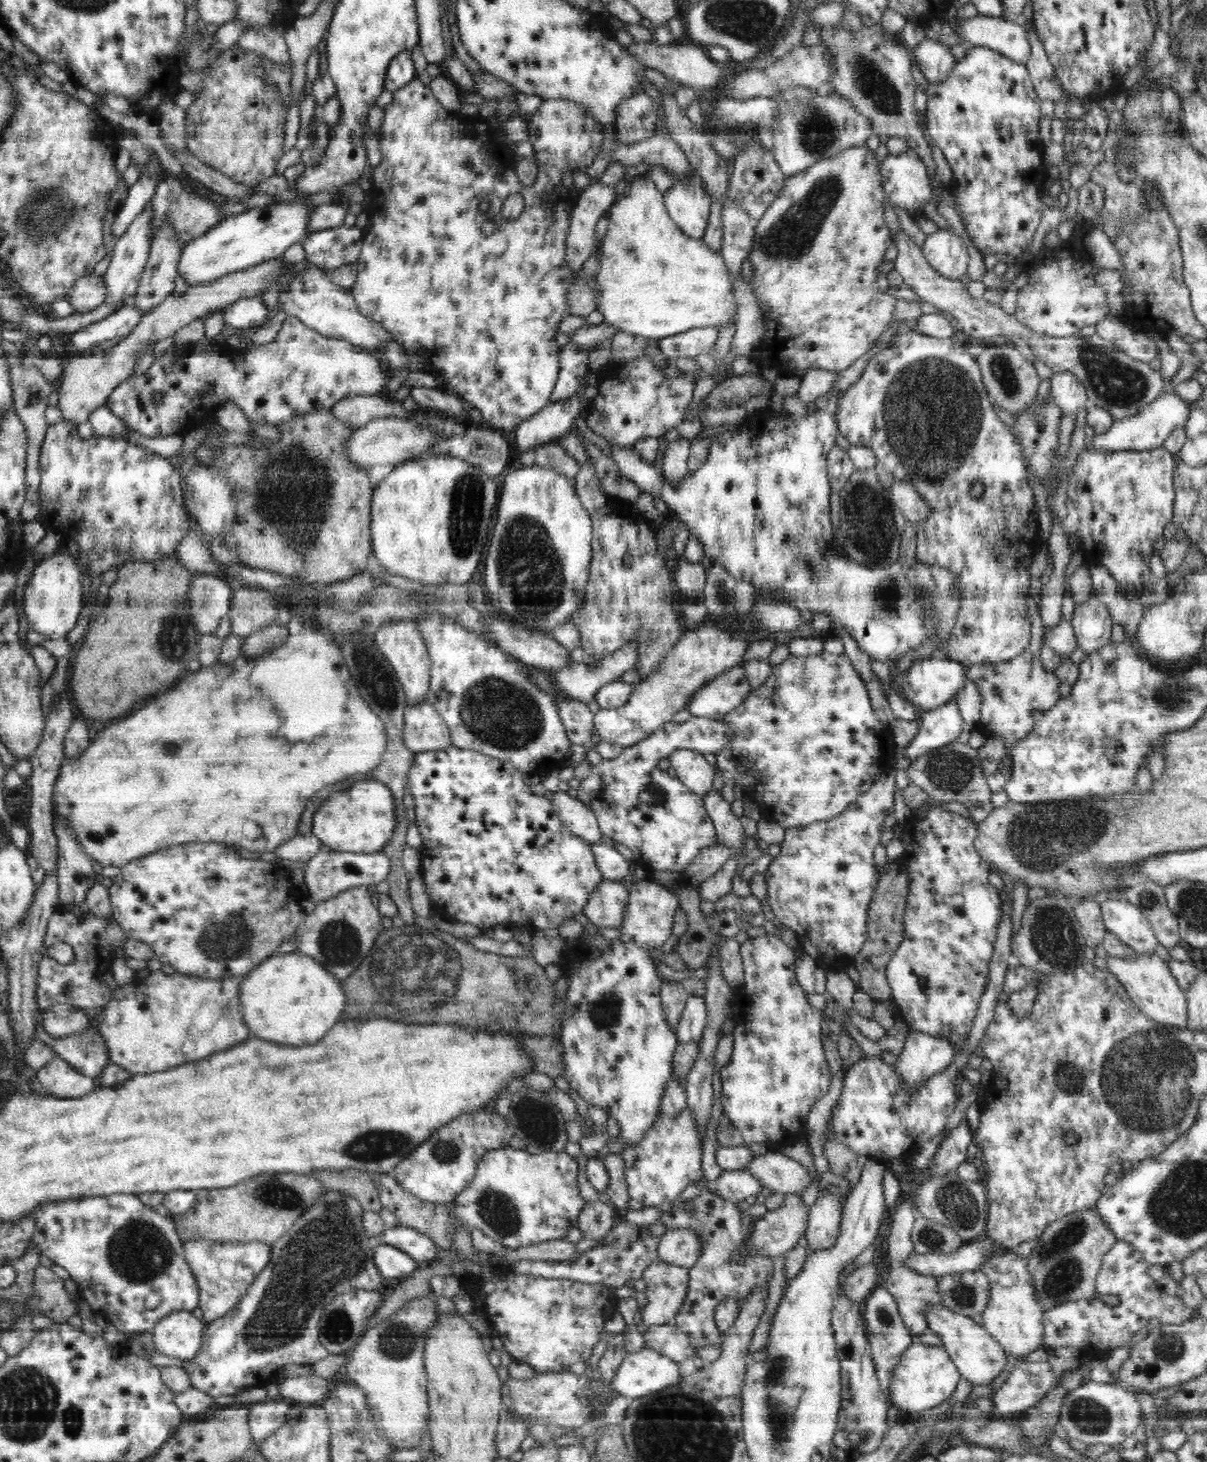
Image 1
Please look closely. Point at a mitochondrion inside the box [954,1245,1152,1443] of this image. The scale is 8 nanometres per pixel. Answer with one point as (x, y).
(1092, 1417)

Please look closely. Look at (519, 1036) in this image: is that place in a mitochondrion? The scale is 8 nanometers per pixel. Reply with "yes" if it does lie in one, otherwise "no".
no

